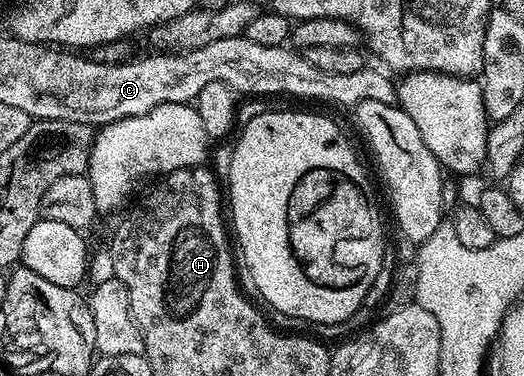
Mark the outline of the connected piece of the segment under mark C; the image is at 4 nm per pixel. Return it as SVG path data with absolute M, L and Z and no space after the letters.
M243 35L214 40L204 47L177 53L155 53L122 65L114 65L118 63L110 61L101 65L98 61L85 61L82 57L59 55L56 58L57 99L63 106L65 120L93 123L98 127L121 118L146 114L152 107L168 102L193 102L209 82L216 81L225 81L235 92L244 93L242 95L268 97L270 93L286 90L298 97L342 107L342 97L334 97L334 93L322 93L322 89L318 89L319 67L314 71L314 77L294 77L294 73L286 73L286 69L282 69L282 61L278 61L278 53L283 48L260 47Z

